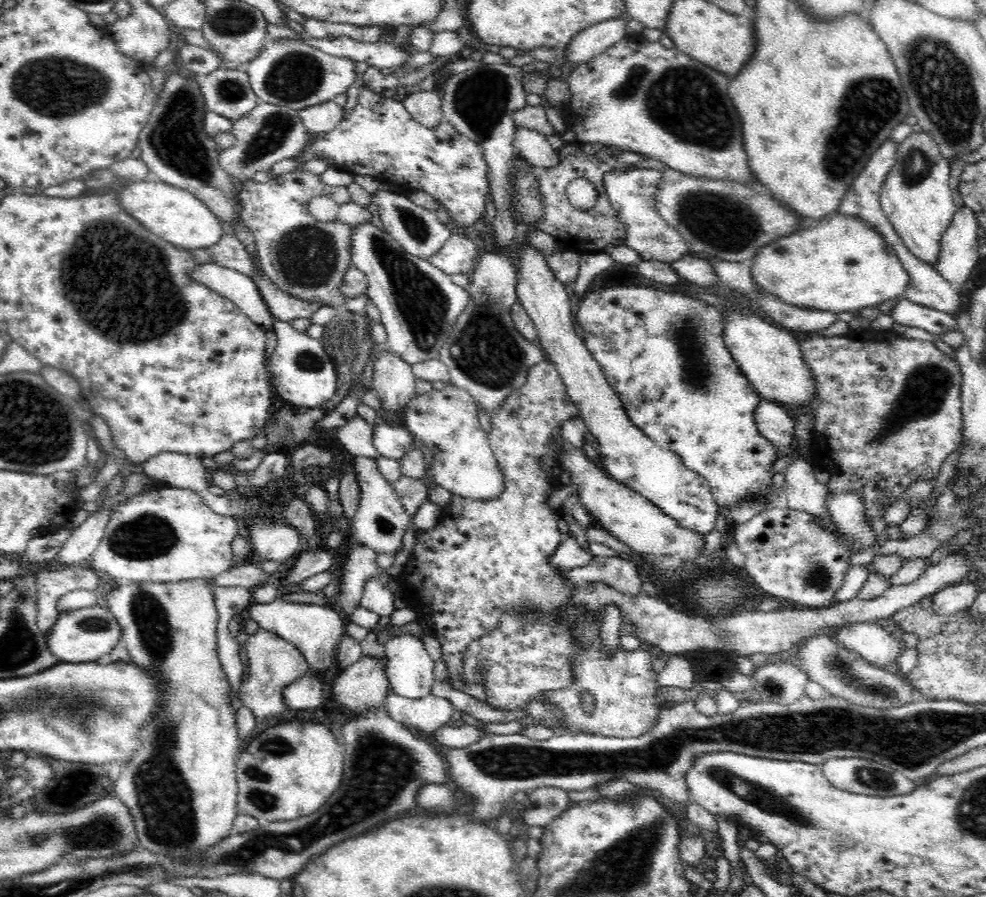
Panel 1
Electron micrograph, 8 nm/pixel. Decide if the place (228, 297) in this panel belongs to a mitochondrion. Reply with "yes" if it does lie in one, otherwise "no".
no

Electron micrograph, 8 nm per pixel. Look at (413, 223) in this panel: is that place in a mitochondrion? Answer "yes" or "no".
yes

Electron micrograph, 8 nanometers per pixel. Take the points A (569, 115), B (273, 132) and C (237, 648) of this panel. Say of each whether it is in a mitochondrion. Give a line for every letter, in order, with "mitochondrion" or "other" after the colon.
A: other
B: mitochondrion
C: other

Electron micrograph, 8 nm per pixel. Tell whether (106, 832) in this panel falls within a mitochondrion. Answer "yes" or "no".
yes

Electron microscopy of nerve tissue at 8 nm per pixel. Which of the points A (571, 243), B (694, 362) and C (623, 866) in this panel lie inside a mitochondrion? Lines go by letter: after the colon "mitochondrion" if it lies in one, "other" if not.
A: other
B: mitochondrion
C: mitochondrion

